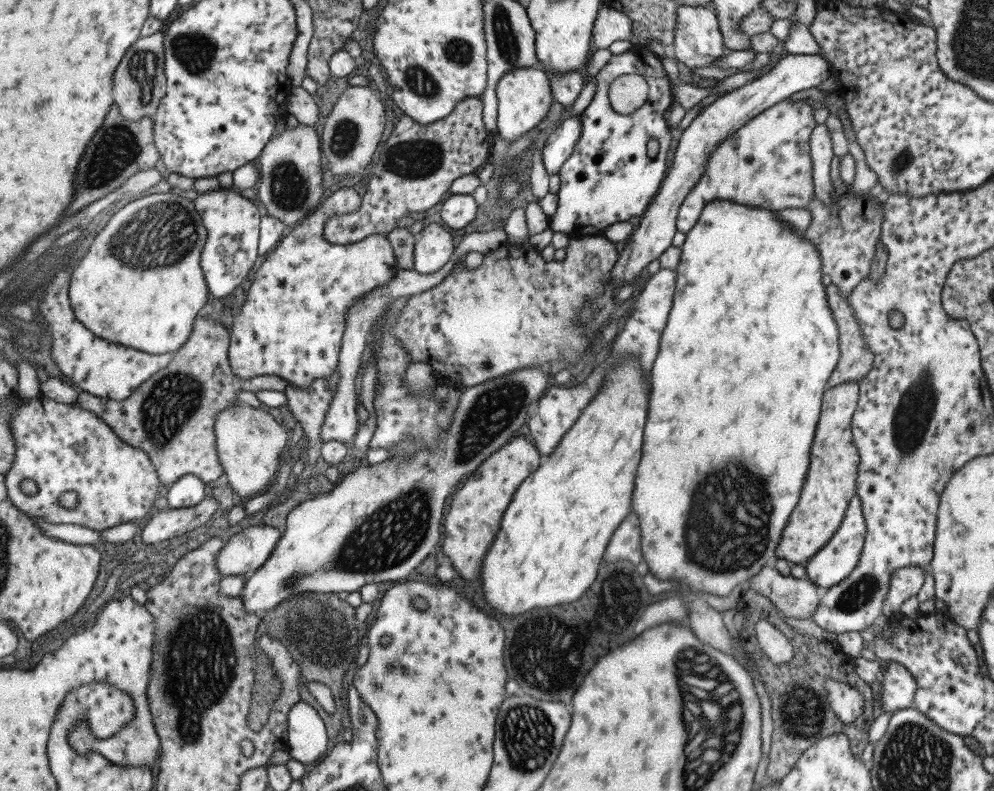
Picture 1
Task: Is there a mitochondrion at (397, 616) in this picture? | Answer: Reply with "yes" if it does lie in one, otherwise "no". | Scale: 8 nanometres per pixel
no

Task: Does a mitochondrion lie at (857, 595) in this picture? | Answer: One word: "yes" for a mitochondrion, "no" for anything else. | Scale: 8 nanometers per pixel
yes

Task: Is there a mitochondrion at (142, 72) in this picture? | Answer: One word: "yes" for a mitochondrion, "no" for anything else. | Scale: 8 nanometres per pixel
yes

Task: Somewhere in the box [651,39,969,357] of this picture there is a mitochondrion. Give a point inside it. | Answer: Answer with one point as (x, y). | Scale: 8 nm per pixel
(903, 159)

